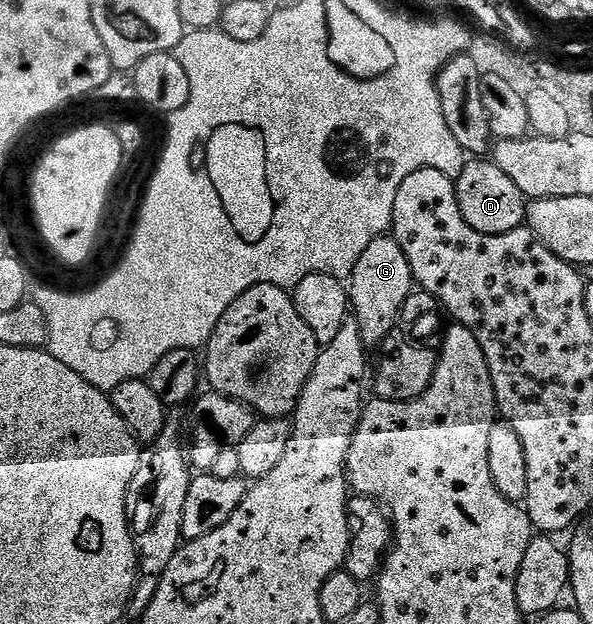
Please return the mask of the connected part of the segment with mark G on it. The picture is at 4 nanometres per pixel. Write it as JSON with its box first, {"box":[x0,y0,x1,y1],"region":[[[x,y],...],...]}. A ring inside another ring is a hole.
{"box":[348,236,415,347],"region":[[[383,236],[368,244],[348,279],[348,306],[358,321],[360,336],[367,347],[380,345],[393,332],[394,325],[399,325],[401,306],[415,286],[408,256],[404,256],[404,248],[400,248],[394,237]]]}

